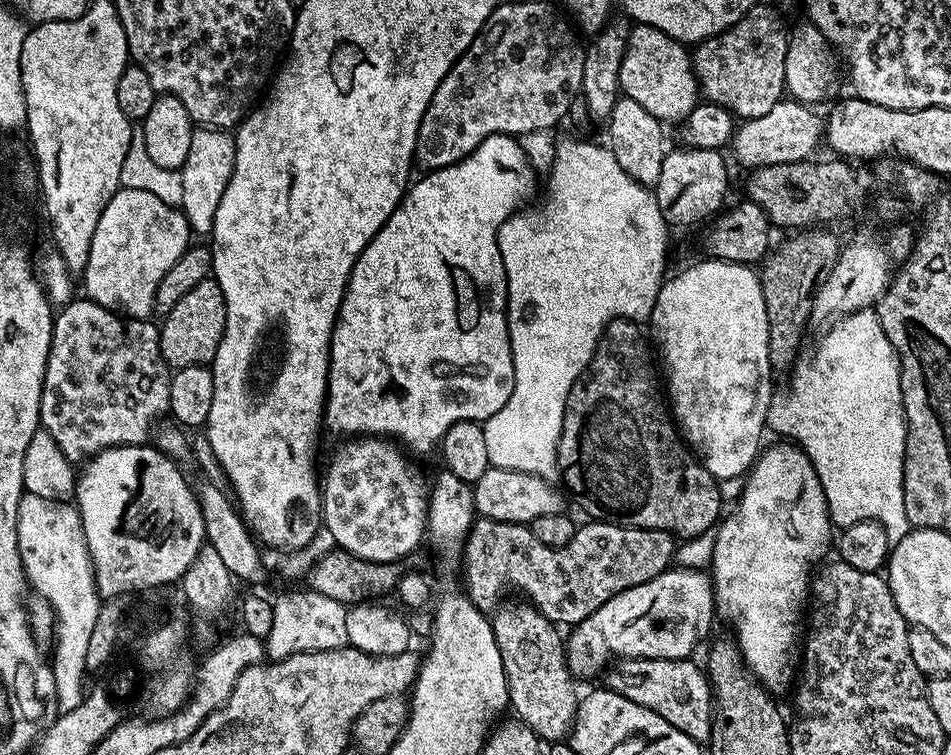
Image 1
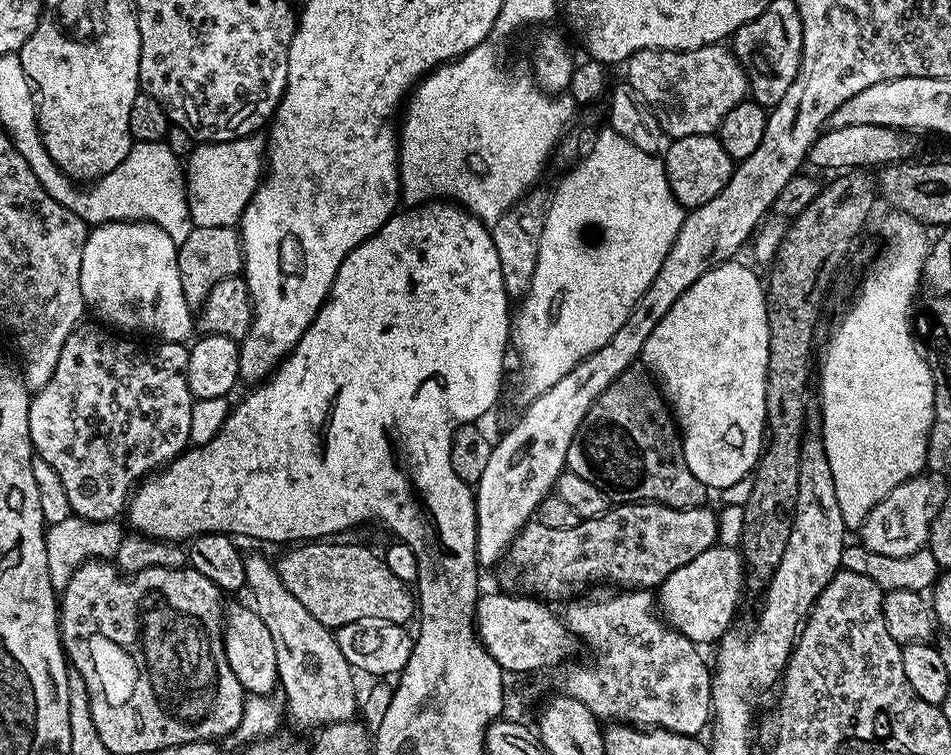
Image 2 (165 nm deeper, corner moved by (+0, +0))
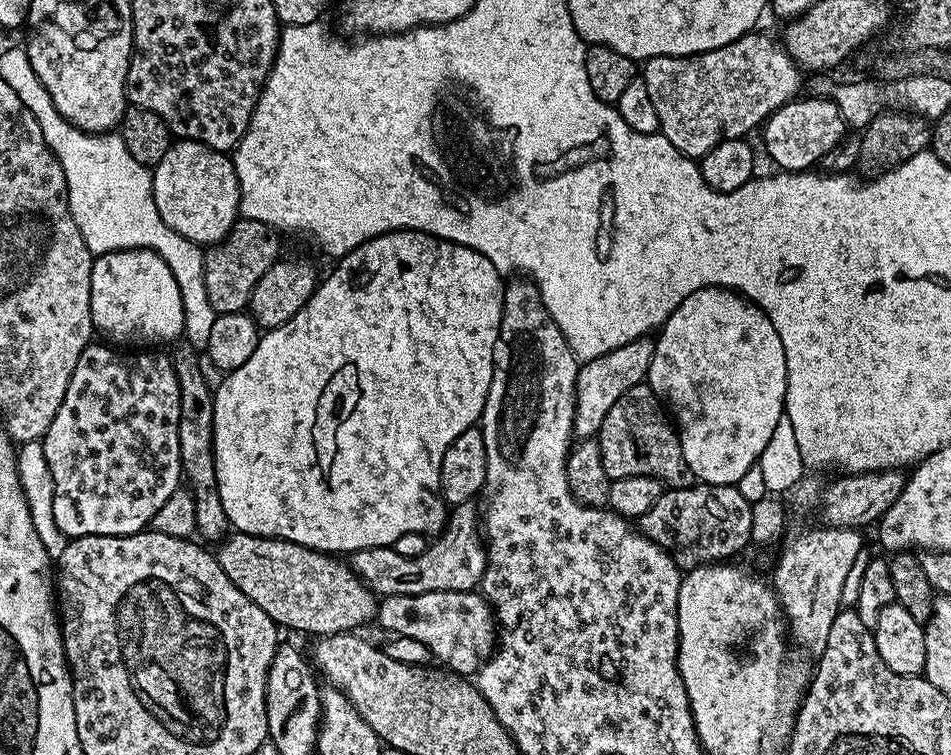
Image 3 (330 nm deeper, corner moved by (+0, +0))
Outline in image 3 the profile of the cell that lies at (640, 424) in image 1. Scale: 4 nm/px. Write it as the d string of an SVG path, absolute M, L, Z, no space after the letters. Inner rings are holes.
M646 382L630 386L630 390L610 406L610 414L606 414L602 422L598 439L602 464L612 480L649 476L668 488L687 488L693 483L692 471L682 454L680 433L674 427L661 397Z

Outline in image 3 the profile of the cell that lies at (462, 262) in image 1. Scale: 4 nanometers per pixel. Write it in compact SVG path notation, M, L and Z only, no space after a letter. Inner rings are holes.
M414 230L387 232L381 236L370 238L358 245L353 252L348 252L345 256L339 257L335 264L336 269L325 280L323 277L317 283L314 294L308 299L306 306L302 306L302 310L298 310L298 314L294 314L294 318L290 318L290 322L286 322L277 328L267 329L261 335L254 354L250 354L250 358L246 358L246 362L242 362L242 366L238 366L238 370L227 373L220 385L218 383L215 385L212 397L214 402L214 454L216 455L216 477L218 478L218 494L222 498L222 510L226 510L226 518L235 531L245 532L251 536L271 536L277 540L289 540L307 548L314 548L317 552L329 554L344 554L340 552L345 552L345 554L351 554L367 548L387 548L394 542L398 542L398 538L402 538L402 534L410 534L411 532L436 534L443 529L450 512L444 503L444 497L440 494L442 458L446 454L450 442L454 442L454 438L458 438L458 434L462 434L462 430L473 427L484 415L484 403L488 397L490 378L492 377L494 346L496 341L500 339L500 319L504 309L505 281L502 279L502 273L494 266L494 262L490 262L490 258L486 258L486 254L482 254L470 246L462 246Z

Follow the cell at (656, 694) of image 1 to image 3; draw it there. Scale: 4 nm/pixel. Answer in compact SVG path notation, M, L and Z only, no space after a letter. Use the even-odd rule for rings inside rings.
M476 590L386 596L379 601L374 620L386 631L429 648L445 669L465 678L479 672L498 647L496 617L488 601Z

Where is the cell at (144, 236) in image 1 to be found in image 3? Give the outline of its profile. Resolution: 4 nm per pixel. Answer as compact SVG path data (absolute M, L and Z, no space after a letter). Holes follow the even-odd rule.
M123 248L93 259L90 314L93 329L116 346L156 346L152 344L164 344L184 331L178 282L170 266L149 248Z

